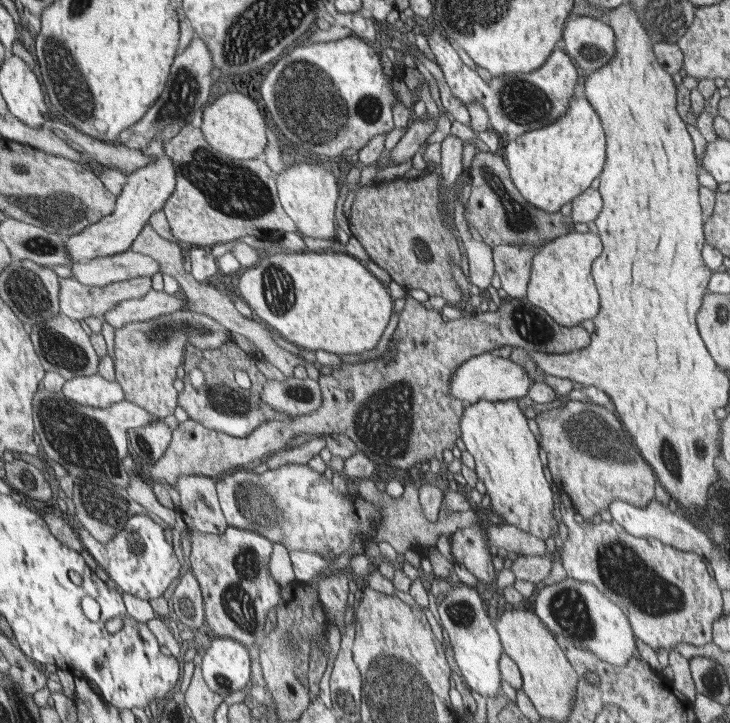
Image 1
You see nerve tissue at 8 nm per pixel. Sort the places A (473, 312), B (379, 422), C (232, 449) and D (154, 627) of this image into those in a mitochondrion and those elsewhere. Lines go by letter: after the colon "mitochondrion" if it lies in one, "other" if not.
A: other
B: mitochondrion
C: other
D: other

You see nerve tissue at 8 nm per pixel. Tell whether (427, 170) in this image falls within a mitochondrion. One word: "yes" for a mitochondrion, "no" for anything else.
no

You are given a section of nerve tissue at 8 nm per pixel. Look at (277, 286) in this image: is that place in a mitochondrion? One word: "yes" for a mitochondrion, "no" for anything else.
yes

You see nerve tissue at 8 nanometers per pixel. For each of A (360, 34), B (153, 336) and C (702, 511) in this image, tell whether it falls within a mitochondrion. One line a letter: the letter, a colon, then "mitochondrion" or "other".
A: other
B: mitochondrion
C: other

